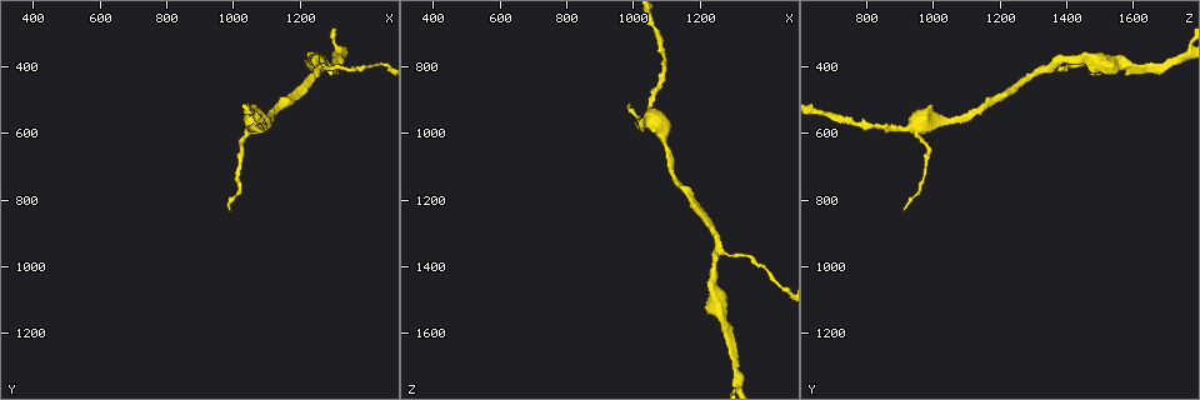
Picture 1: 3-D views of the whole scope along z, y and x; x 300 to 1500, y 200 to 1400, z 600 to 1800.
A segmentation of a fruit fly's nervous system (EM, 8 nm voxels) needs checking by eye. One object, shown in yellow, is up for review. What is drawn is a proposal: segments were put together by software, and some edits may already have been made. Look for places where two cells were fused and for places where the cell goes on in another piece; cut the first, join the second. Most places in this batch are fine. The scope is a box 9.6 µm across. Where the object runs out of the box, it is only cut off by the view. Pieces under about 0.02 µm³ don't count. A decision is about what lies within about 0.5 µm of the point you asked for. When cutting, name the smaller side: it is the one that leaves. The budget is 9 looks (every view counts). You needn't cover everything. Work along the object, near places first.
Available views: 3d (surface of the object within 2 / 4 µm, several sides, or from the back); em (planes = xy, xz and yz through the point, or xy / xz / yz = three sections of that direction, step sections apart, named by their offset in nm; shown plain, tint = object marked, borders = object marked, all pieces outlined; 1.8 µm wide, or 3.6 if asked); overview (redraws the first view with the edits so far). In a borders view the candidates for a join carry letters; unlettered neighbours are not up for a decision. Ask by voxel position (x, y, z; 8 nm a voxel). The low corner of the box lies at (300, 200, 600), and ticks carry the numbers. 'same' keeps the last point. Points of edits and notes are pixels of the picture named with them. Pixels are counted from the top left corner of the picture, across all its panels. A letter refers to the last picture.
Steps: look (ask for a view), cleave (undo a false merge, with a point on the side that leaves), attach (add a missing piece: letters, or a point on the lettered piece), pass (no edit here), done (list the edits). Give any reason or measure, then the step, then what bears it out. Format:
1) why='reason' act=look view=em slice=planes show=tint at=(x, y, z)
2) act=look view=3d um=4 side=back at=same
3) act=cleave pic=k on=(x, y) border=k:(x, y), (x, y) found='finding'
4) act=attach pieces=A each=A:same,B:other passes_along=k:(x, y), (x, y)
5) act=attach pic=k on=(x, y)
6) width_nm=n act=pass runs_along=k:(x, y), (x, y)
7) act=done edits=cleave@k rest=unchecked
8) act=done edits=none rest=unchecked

why='free end' act=look view=3d um=2 at=(980, 830, 910)

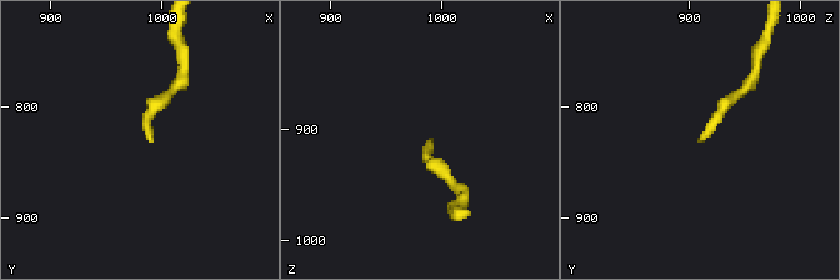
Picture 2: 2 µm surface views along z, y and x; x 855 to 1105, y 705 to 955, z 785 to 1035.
why='need the tissue' act=look view=em slice=xz step=4 show=borders at=(986, 826, 908)

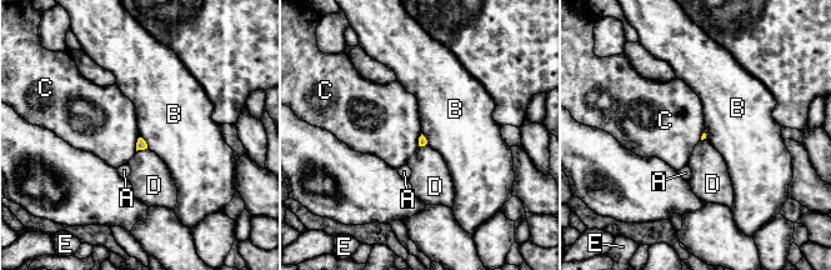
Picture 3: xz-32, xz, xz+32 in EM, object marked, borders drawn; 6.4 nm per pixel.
act=look view=em slice=planes show=borders at=same

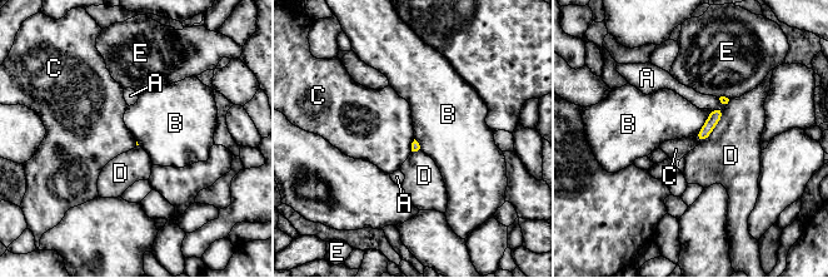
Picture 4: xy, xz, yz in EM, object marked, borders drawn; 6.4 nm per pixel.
act=pass each=A:other,B:other,C:other,D:other,E:other border=4:(694, 135), (699, 143) found='no lettered piece goes on from it'

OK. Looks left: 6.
why='calibre changes' act=look view=3d um=4 at=(1080, 560, 990)

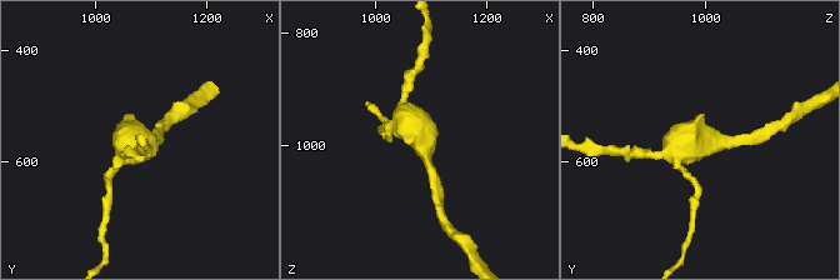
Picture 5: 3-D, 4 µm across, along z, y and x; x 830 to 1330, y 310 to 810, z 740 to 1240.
act=look view=em slice=planes show=tint at=(1080, 565, 985)

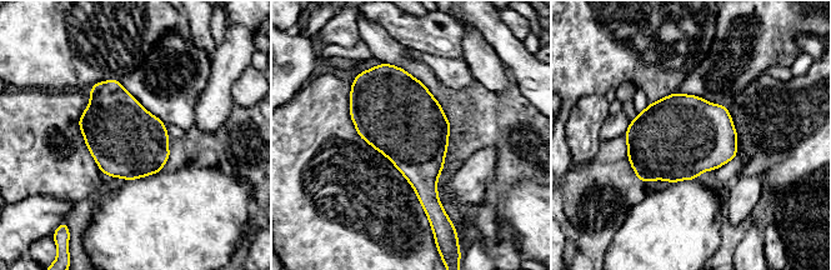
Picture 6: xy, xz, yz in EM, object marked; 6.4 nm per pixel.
act=look view=em slice=planes show=borders at=same

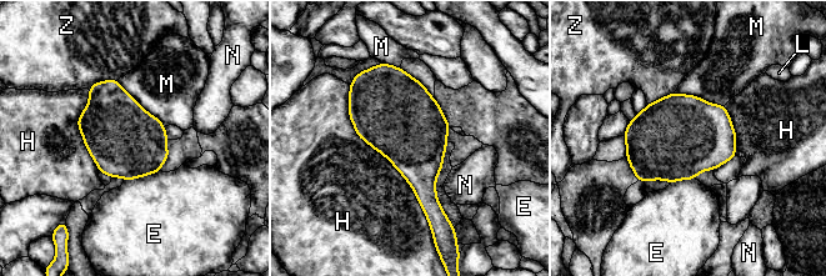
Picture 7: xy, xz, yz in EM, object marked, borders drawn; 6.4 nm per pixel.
width_nm=480 act=pass each=E:other,H:other,L:other,M:other,N:other,Z:other border=7:(349, 85), (355, 133), (430, 225) found='continuous, no second cell'

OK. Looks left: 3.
why='sudden change in width' act=look view=em slice=xz step=16 show=plain at=(1270, 400, 1570)

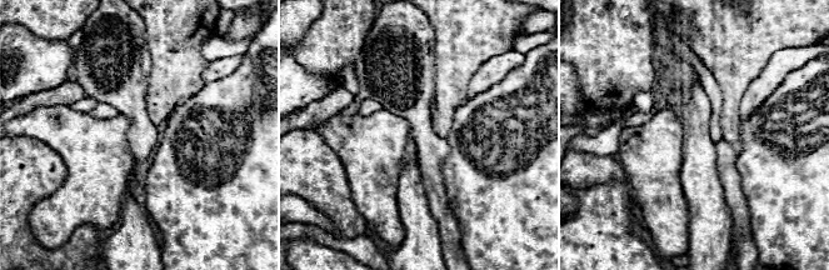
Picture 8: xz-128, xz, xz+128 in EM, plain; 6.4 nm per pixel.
why='what lies round it' act=look view=em slice=xz step=16 show=borders at=same

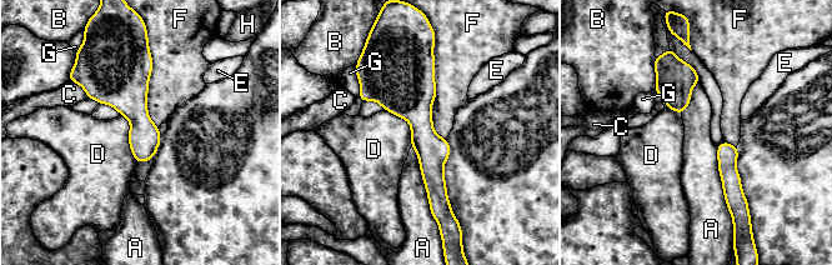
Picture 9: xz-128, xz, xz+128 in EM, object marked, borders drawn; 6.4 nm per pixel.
longest_contact=A:500nm act=pass each=A:other,B:other,C:other,D:other,E:other,F:other,G:other,H:other found='all the same cell'

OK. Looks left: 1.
act=done edits=none rest=unchecked

